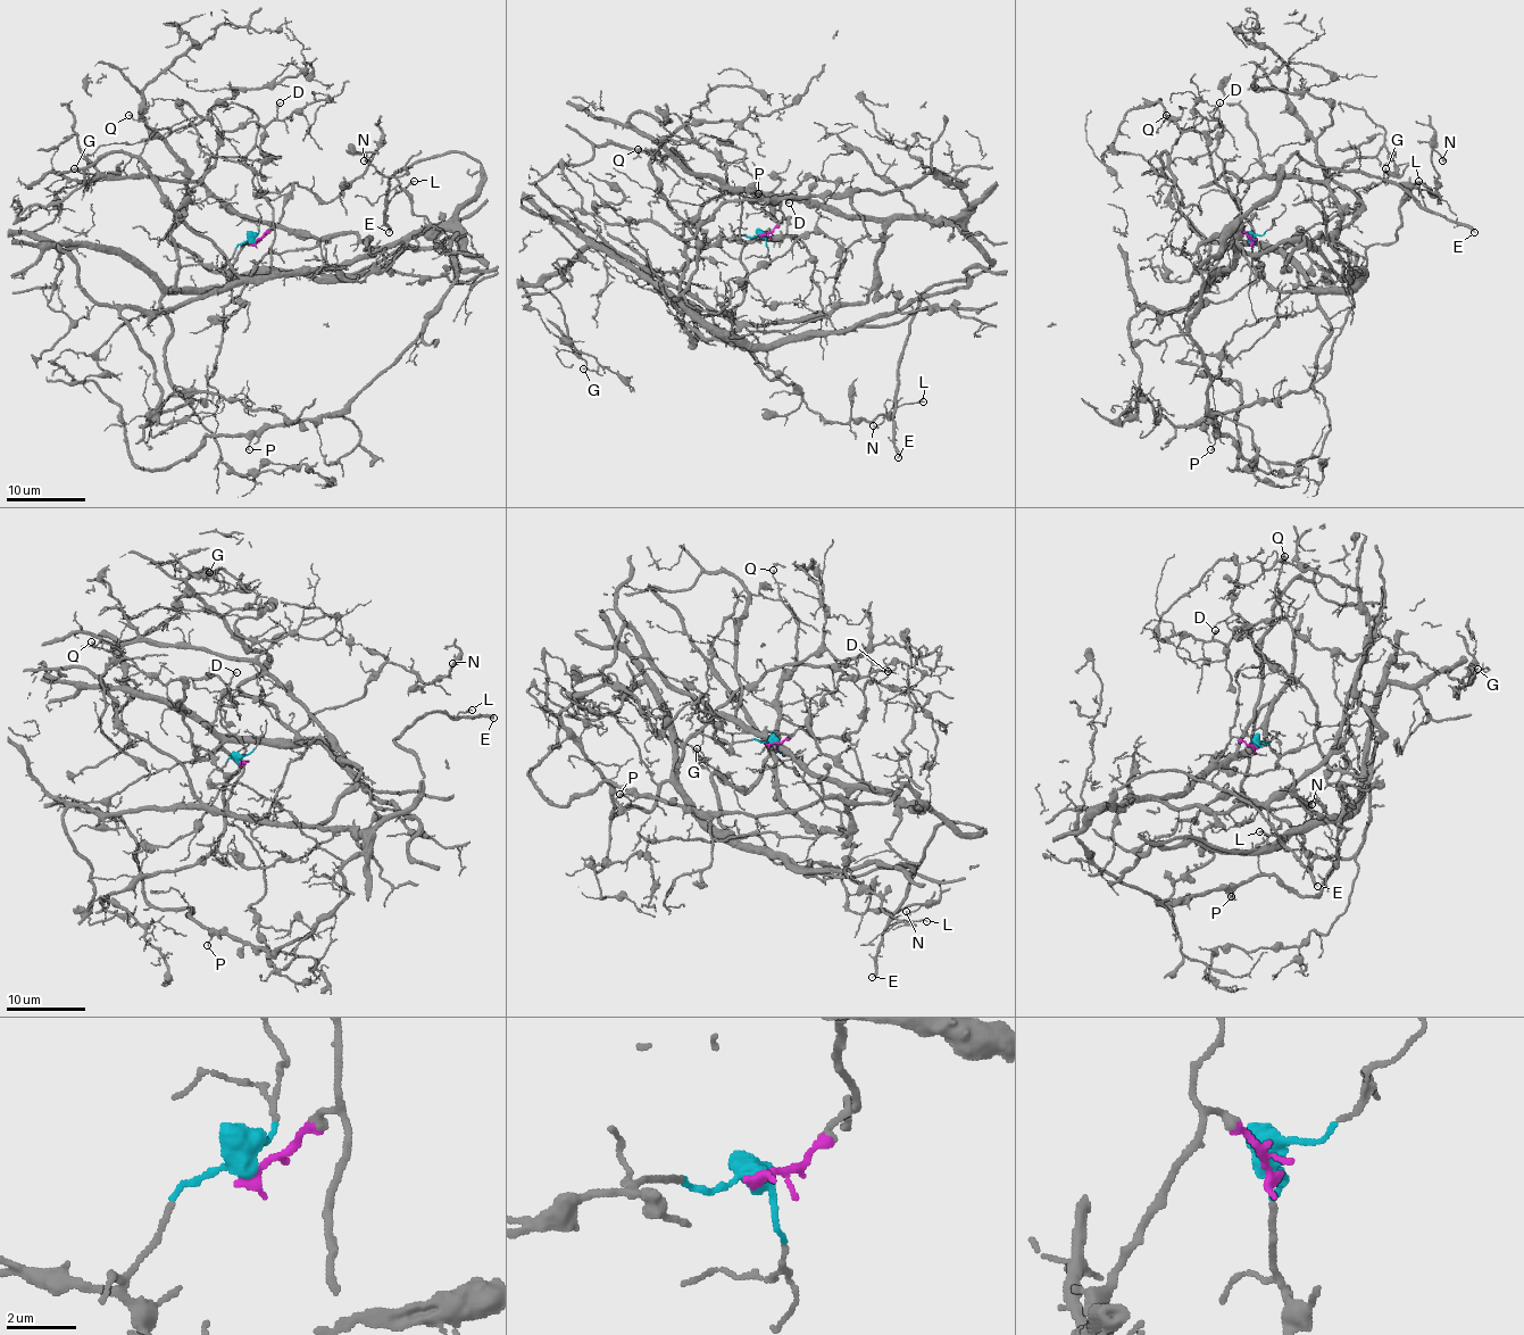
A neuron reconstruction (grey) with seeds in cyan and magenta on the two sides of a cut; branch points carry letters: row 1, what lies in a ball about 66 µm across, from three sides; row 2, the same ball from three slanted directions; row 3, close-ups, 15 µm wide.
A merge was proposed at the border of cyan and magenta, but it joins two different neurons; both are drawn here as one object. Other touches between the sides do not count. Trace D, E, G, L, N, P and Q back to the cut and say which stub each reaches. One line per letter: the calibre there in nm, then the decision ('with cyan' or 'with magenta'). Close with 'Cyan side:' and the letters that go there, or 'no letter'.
D: 110 nm thick; with cyan
E: 240 nm thick; with magenta
G: 130 nm thick; with cyan
L: 160 nm thick; with magenta
N: 120 nm thick; with cyan
P: 100 nm thick; with magenta
Q: 110 nm thick; with magenta
Cyan side: D, G, N

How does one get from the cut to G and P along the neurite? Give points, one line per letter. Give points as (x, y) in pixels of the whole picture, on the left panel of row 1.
G: (254, 243), (184, 265), (176, 290), (52, 247), (34, 231), (90, 180), (74, 168)
P: (254, 243), (271, 227), (276, 271), (306, 273), (458, 235), (422, 332), (341, 411), (249, 450)

